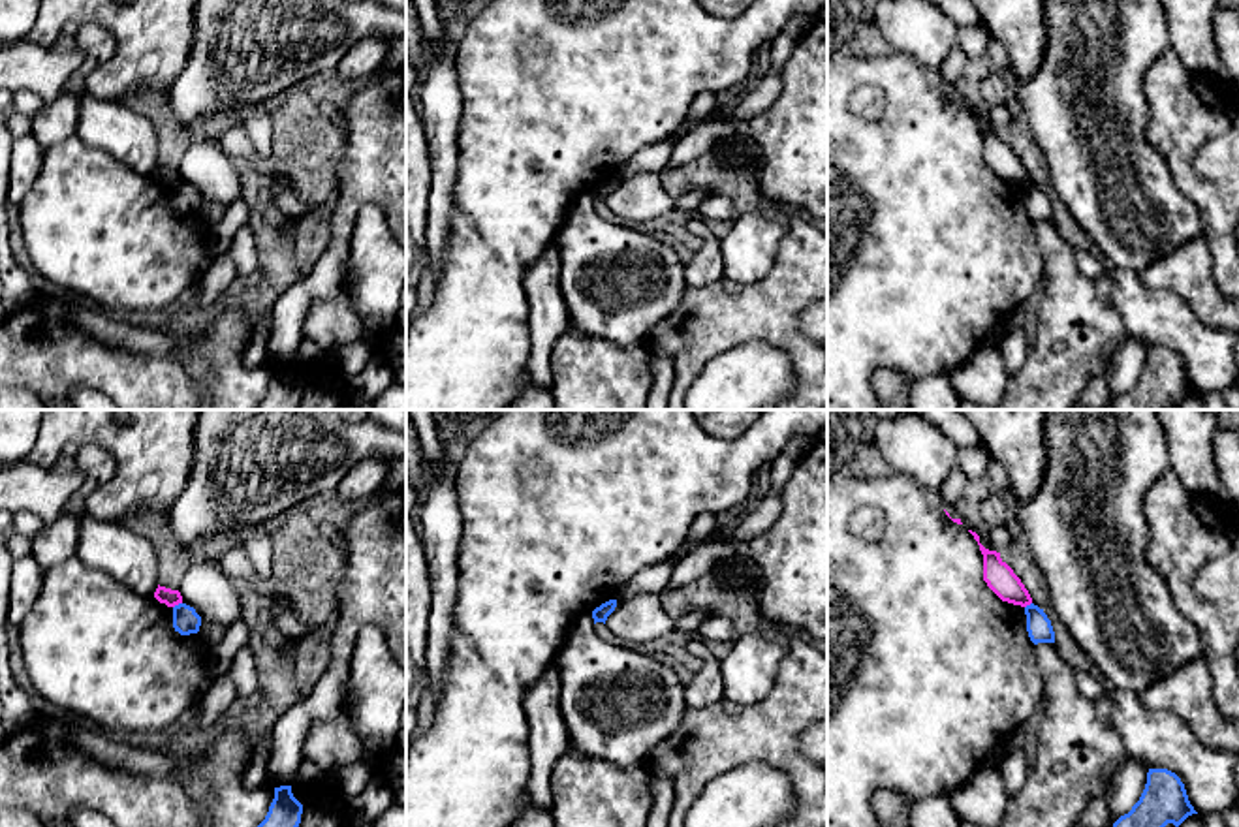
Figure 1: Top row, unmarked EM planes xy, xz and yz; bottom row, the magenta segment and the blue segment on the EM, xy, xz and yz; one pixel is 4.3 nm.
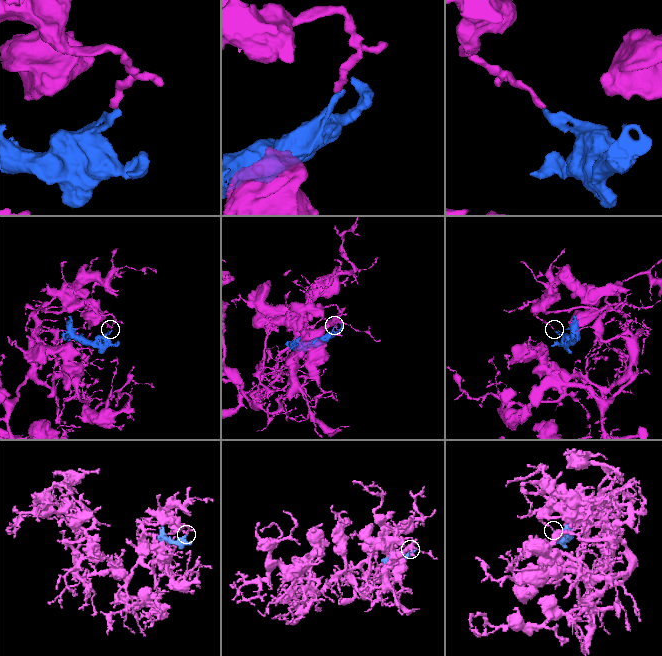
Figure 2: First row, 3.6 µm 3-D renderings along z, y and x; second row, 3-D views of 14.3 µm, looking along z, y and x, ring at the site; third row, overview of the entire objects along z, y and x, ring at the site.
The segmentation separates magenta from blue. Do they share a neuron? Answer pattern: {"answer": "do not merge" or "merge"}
{"answer": "do not merge"}

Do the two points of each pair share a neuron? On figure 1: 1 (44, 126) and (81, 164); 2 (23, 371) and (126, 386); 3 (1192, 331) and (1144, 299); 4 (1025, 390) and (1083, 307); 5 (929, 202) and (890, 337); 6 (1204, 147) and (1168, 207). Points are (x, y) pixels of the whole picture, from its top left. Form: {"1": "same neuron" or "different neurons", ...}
{"1": "different neurons", "2": "same neuron", "3": "same neuron", "4": "same neuron", "5": "same neuron", "6": "different neurons"}

